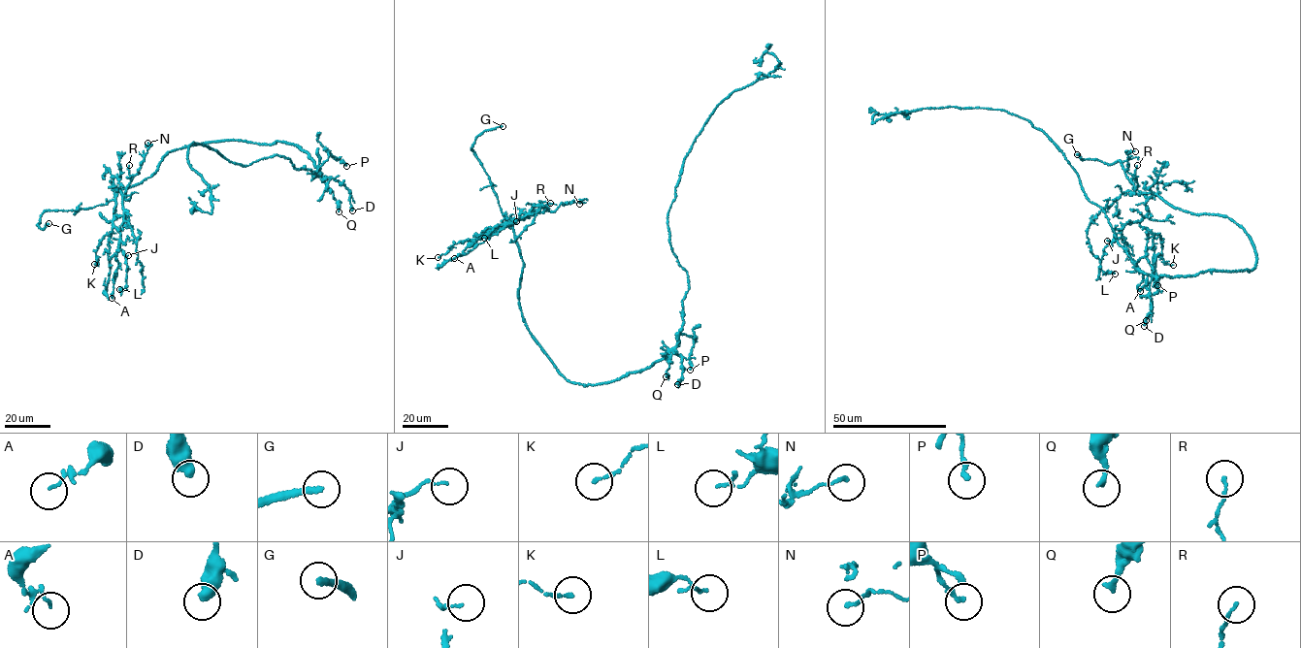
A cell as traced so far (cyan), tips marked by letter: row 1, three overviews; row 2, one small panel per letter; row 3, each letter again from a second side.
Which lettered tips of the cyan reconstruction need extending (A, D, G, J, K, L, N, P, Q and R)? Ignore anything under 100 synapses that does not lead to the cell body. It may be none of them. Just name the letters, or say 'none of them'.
G

